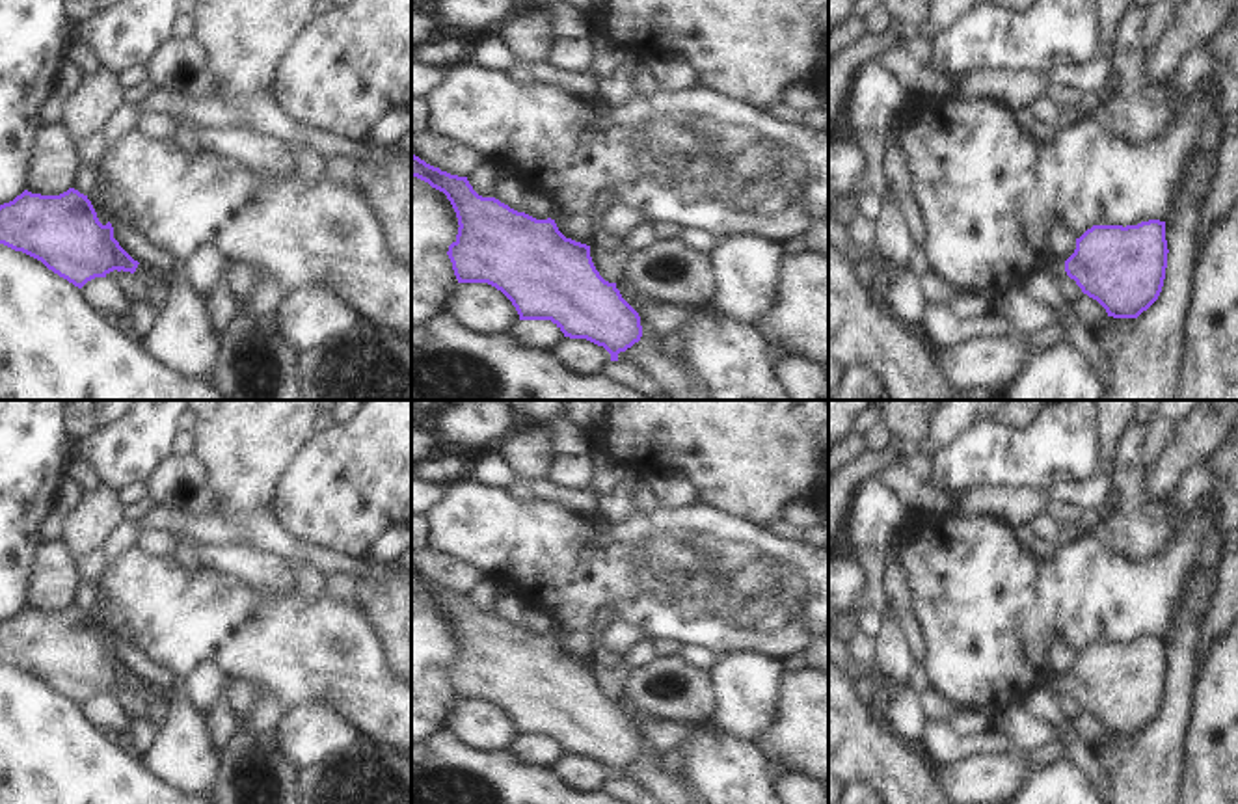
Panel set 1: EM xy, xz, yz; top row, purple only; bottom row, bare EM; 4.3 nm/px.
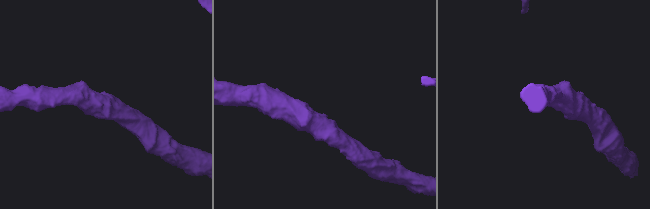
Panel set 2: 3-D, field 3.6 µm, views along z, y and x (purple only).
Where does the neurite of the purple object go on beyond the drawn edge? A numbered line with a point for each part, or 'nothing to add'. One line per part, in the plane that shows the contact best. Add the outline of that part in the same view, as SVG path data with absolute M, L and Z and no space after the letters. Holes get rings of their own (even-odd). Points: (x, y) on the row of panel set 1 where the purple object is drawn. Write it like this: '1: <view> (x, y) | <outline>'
1: yz (1054, 268) | M1063 259L1050 261L1044 270L1056 283L1067 275Z

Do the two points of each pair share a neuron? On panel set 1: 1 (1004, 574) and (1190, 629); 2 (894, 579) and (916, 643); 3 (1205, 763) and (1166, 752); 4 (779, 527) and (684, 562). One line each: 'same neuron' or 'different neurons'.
1: different neurons
2: same neuron
3: different neurons
4: different neurons

